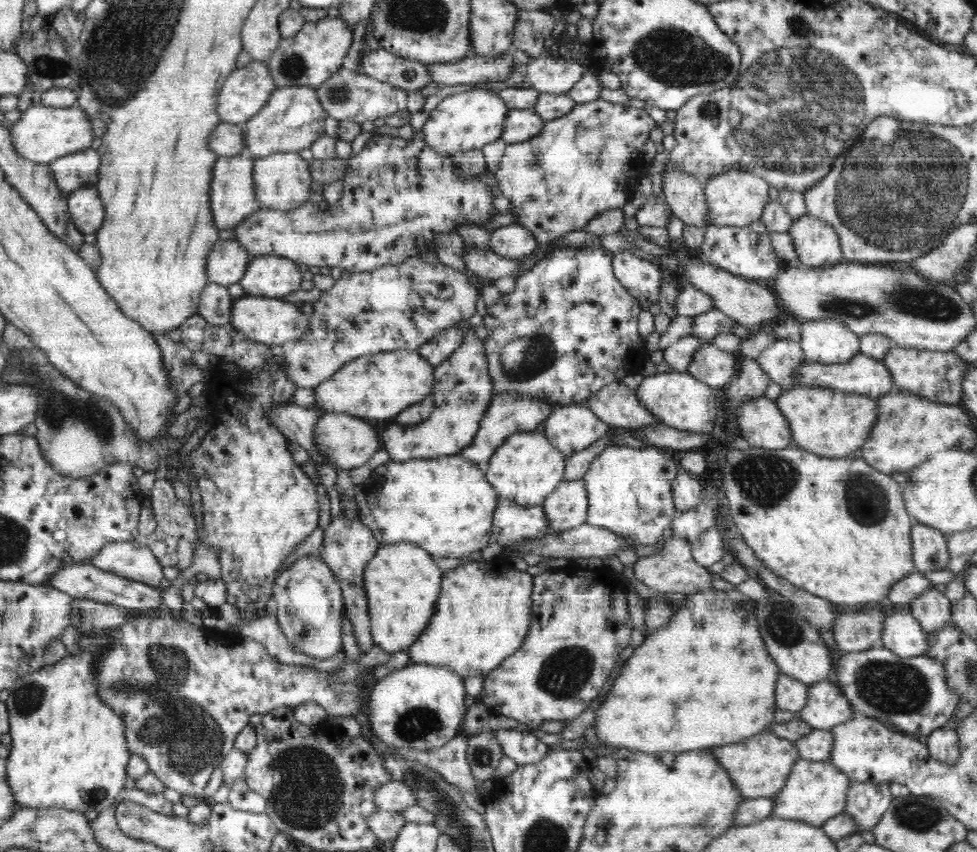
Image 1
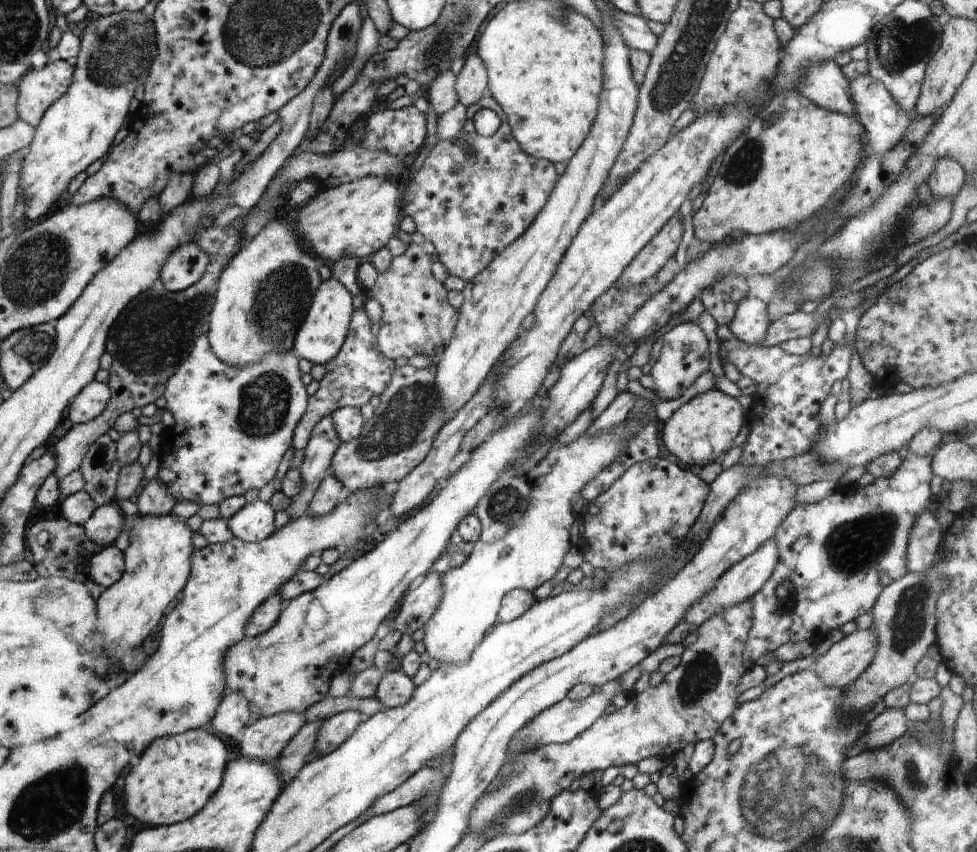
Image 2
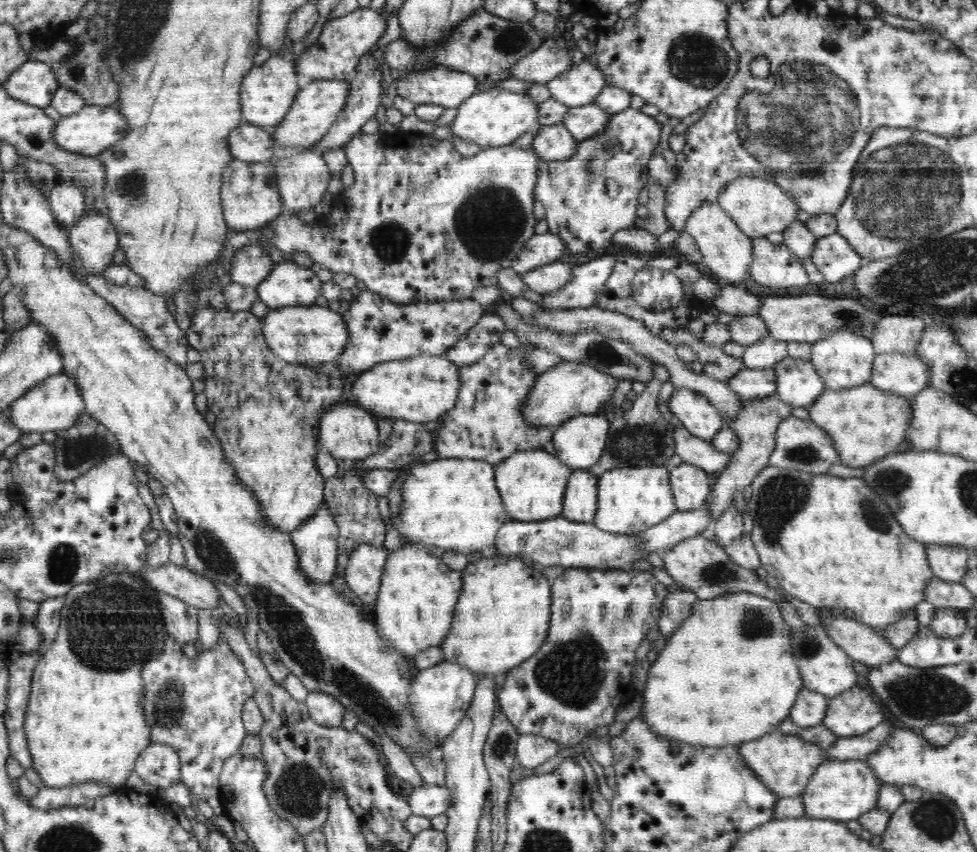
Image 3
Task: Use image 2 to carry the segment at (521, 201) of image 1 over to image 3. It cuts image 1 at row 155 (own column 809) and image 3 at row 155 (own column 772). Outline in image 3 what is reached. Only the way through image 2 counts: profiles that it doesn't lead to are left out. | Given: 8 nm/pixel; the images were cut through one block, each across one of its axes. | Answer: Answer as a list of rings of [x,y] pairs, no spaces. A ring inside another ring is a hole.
[[[632,107],[622,112],[611,113],[608,124],[600,134],[577,141],[577,147],[572,156],[565,161],[554,162],[540,158],[537,183],[534,196],[546,209],[545,219],[550,233],[559,236],[572,254],[582,254],[588,250],[601,250],[613,242],[613,236],[621,230],[630,229],[636,220],[638,196],[647,186],[648,162],[653,156],[653,150],[659,142],[662,128],[654,117],[642,113]],[[615,178],[619,184],[620,193],[616,198],[609,198],[606,190],[608,180]]]

